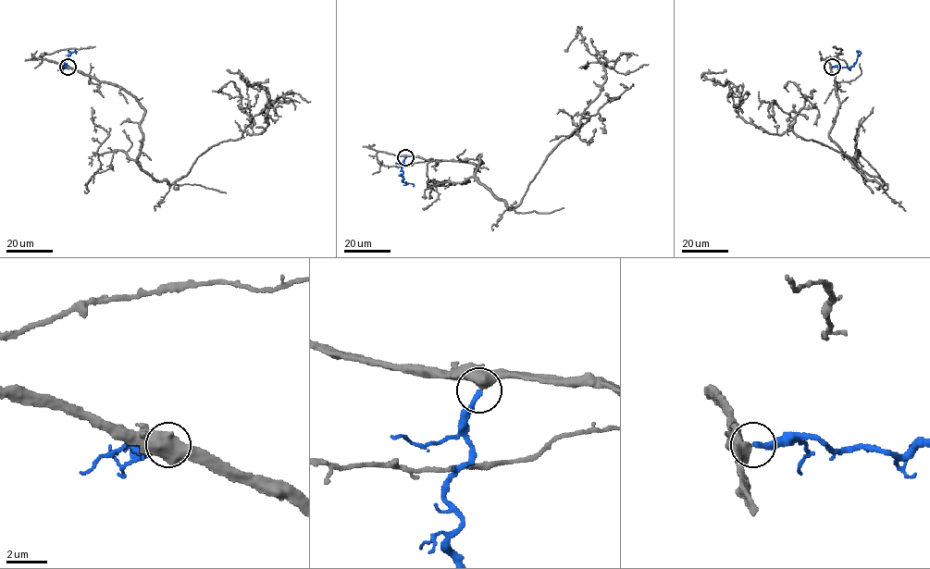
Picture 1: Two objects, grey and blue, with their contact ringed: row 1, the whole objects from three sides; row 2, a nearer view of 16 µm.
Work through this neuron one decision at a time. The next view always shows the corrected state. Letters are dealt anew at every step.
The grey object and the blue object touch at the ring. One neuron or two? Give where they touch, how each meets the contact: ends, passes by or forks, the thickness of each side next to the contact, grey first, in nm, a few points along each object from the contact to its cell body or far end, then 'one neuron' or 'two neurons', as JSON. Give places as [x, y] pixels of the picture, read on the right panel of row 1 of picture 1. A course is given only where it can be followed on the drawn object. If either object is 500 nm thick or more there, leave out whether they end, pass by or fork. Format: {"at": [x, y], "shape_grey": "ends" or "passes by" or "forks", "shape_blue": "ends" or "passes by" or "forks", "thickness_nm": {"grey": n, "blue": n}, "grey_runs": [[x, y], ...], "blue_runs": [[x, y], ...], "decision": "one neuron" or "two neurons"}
{"at": [832, 67], "shape_grey": "passes by", "shape_blue": "ends", "thickness_nm": {"grey": 480, "blue": 260}, "grey_runs": [[832, 67], [829, 138], [882, 183], [819, 142], [747, 123], [730, 82], [703, 74], [726, 70]], "blue_runs": [[832, 67], [851, 68], [858, 52], [861, 54]], "decision": "one neuron"}

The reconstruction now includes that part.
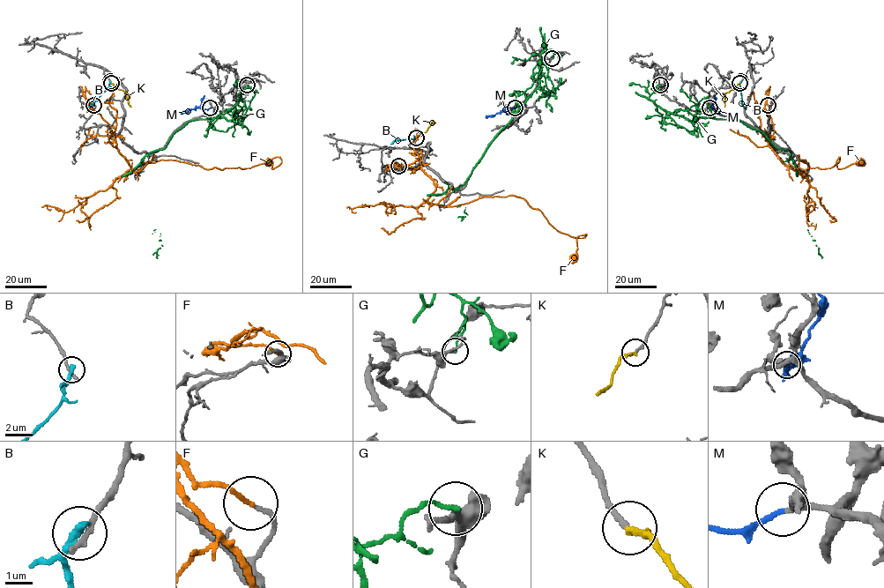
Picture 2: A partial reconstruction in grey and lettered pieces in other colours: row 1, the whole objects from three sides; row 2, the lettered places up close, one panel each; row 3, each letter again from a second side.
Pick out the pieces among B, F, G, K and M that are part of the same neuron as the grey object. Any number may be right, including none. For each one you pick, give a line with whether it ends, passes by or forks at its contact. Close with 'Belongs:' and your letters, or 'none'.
K: It ends there
M: It ends there
Belongs: K, M

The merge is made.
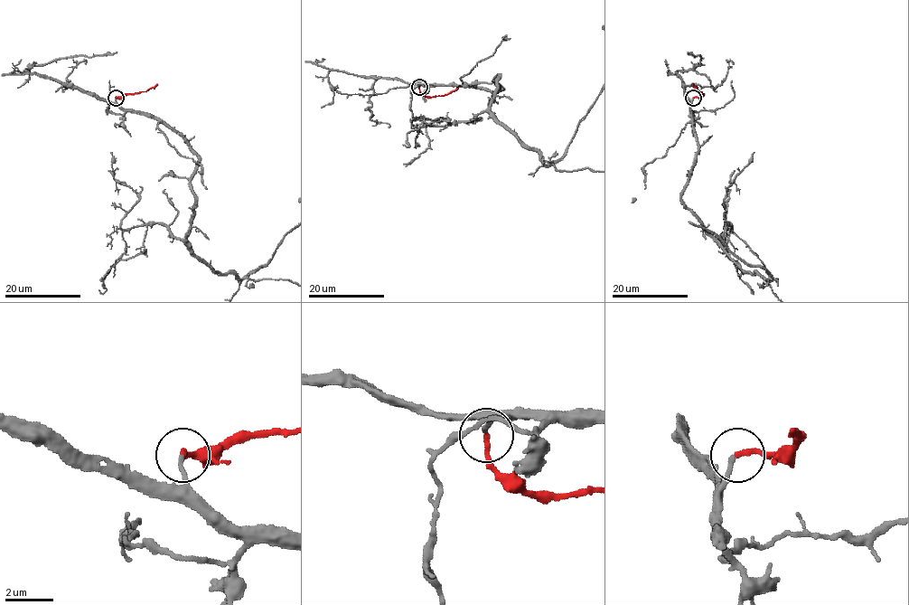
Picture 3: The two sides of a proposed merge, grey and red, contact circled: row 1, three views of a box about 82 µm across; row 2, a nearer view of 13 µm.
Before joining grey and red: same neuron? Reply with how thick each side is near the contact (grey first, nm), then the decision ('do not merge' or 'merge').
170/220 nm | merge

